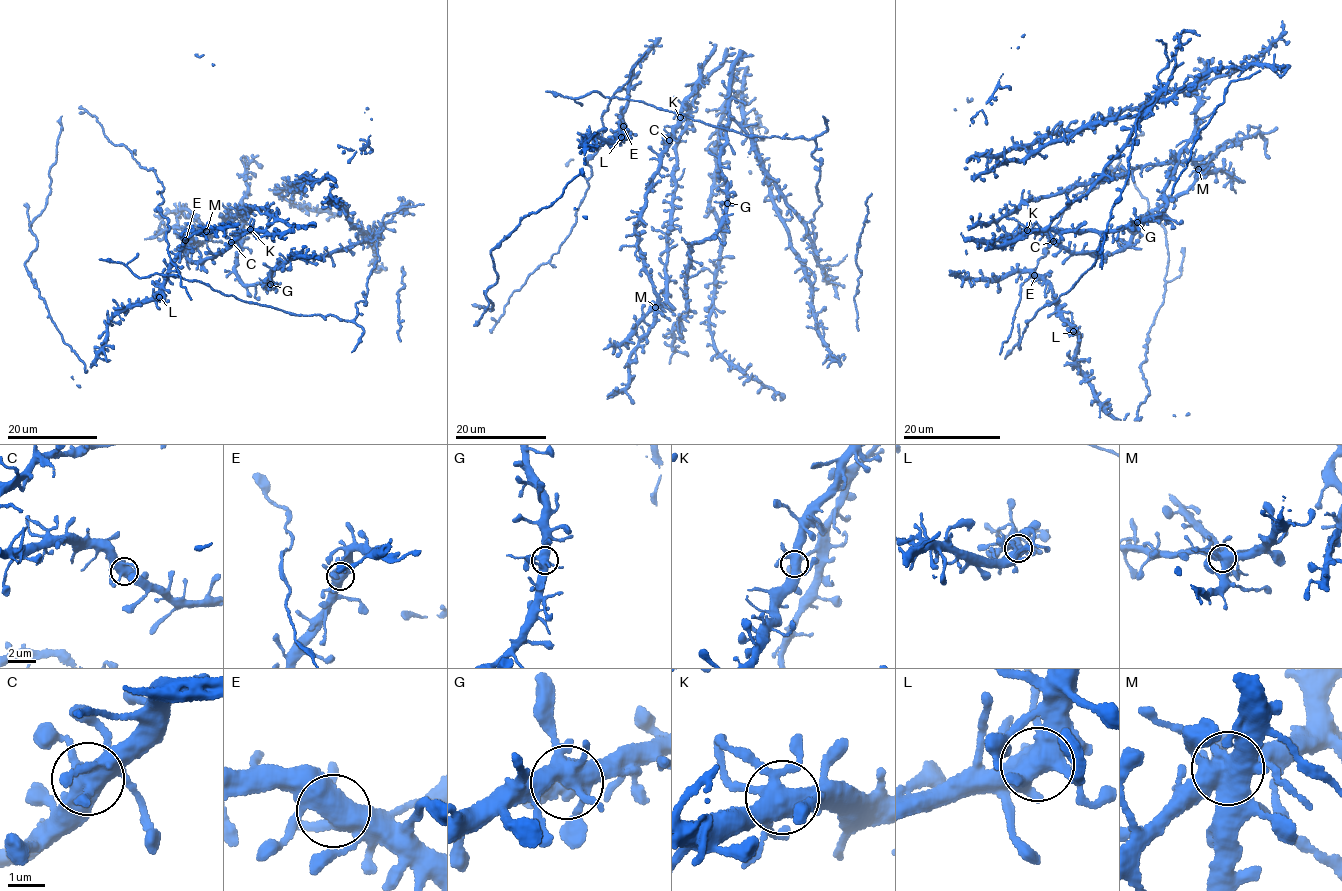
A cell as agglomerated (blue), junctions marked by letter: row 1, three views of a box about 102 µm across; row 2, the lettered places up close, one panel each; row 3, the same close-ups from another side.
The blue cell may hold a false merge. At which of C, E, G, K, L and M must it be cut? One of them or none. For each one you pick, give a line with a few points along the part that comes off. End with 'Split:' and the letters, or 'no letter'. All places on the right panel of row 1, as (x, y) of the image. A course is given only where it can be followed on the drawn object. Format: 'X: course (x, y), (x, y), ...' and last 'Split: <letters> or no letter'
Split: no letter

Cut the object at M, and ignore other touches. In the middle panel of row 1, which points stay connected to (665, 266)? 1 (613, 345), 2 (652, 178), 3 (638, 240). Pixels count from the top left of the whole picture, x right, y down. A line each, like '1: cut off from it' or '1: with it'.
1: with it
2: cut off from it
3: cut off from it

